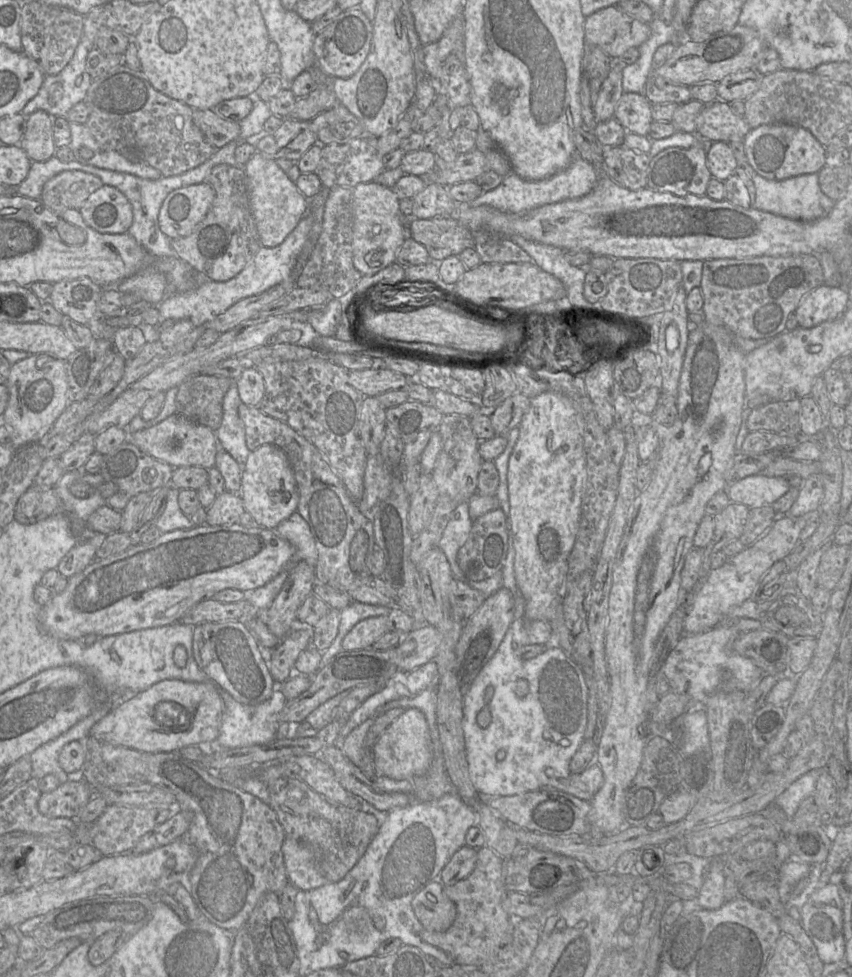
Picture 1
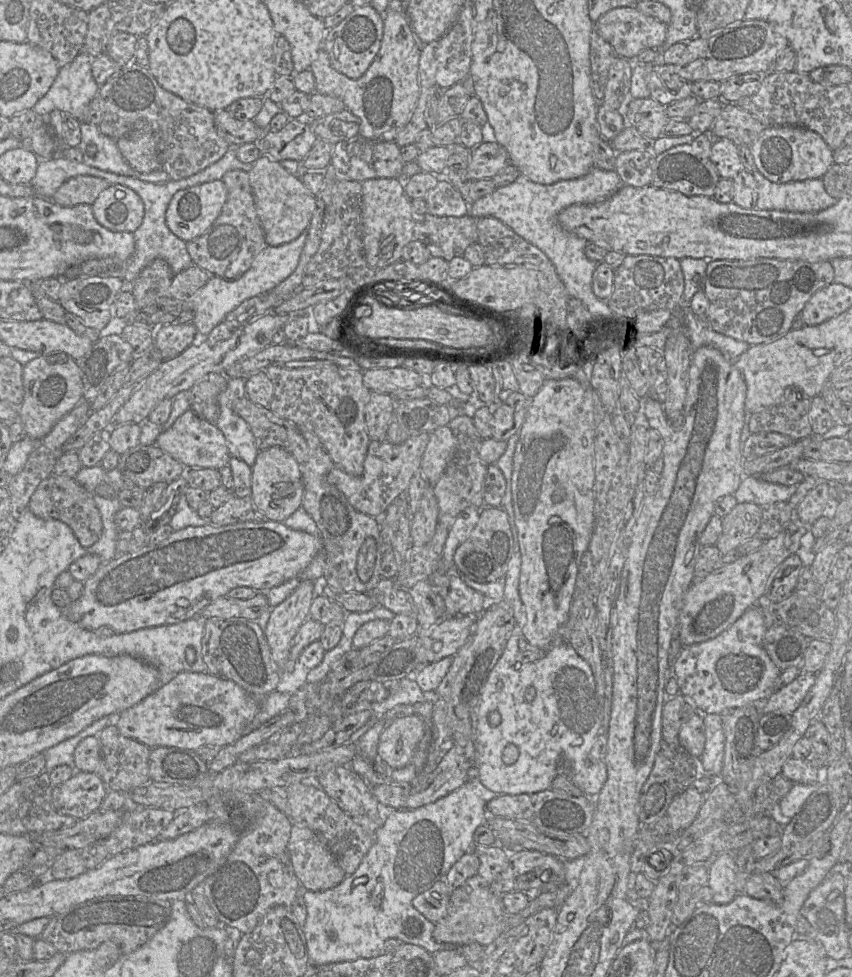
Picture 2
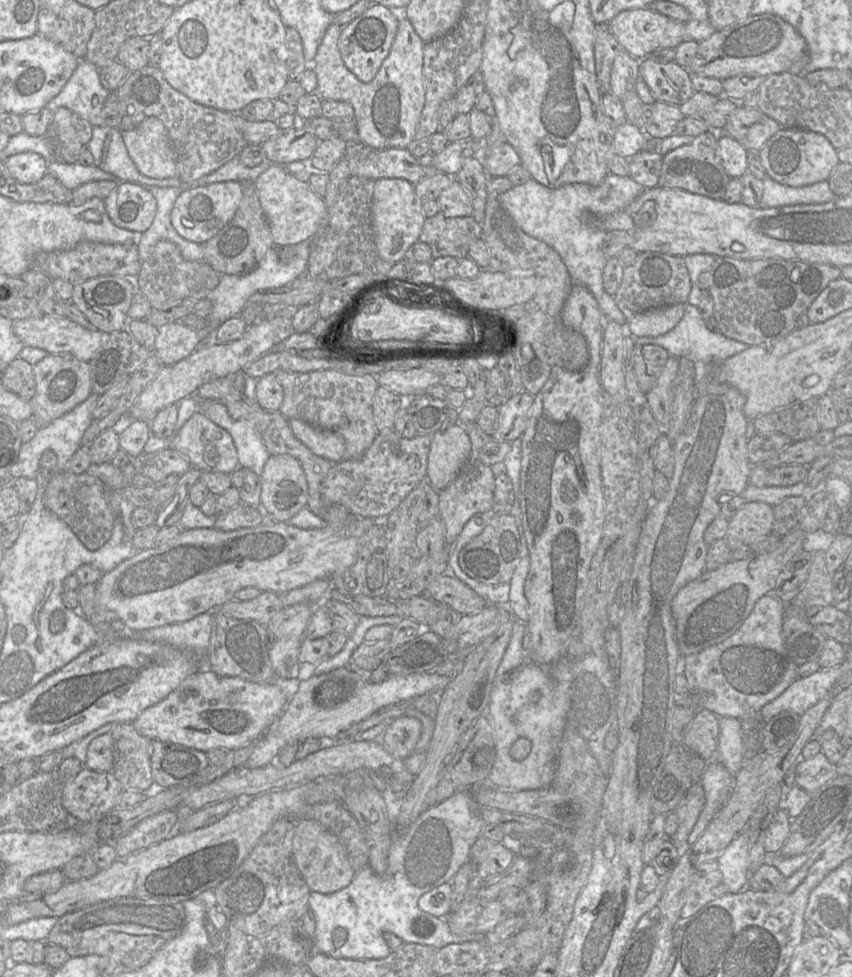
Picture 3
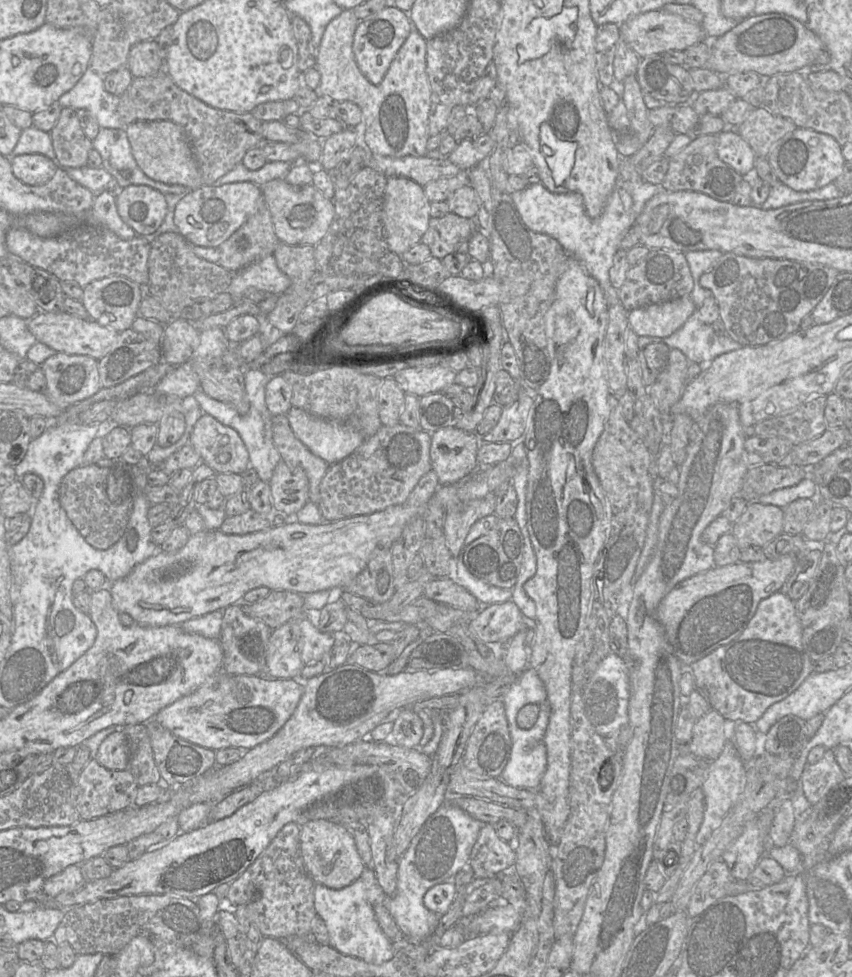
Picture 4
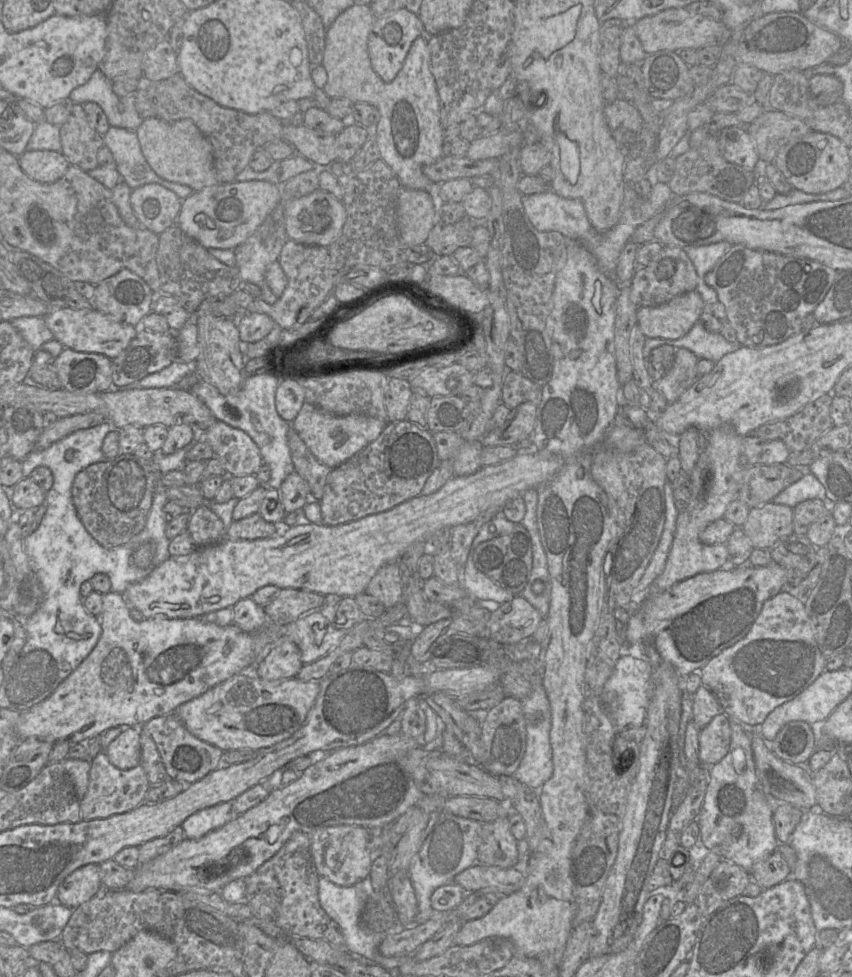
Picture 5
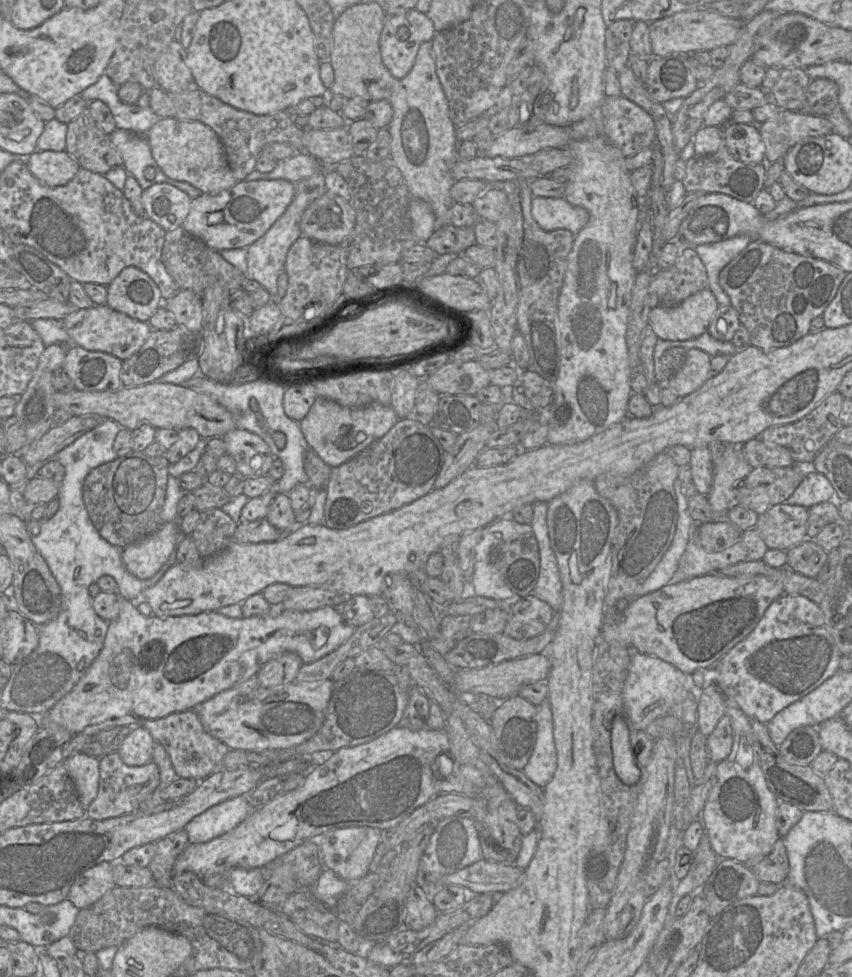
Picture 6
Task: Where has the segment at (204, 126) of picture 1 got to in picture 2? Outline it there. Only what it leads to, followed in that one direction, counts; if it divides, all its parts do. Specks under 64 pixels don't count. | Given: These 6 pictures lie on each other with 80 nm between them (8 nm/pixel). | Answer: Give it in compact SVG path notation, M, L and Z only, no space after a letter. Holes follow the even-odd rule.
M216 110L213 113L216 130L219 136L230 144L230 147L255 143L266 132L266 130L261 129L252 120L238 120L227 110Z

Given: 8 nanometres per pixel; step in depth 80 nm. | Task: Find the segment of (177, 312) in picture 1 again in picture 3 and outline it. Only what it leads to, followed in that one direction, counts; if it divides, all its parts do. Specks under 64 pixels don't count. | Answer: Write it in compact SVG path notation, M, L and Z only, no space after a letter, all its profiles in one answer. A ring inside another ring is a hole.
M311 238L294 245L295 255L288 263L282 263L278 257L278 247L270 248L259 264L251 271L241 275L222 275L219 284L206 297L211 301L212 310L206 317L208 333L215 331L228 319L239 316L243 307L248 304L250 296L260 290L277 289L295 281L307 268L311 251Z

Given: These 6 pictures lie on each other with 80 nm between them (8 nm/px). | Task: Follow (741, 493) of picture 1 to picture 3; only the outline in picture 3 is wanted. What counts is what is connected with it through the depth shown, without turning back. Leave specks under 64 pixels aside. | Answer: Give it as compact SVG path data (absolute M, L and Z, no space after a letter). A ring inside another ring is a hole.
M805 481L793 486L767 487L756 487L748 483L741 495L746 502L763 502L776 506L788 497L802 496L807 500L815 492L816 489L808 489Z

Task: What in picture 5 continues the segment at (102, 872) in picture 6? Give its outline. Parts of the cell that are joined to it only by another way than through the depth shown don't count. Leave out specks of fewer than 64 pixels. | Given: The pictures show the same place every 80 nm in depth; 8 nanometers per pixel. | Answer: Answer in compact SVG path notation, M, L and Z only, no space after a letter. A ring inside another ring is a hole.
M88 864L76 869L62 882L55 902L74 909L103 890L100 865Z

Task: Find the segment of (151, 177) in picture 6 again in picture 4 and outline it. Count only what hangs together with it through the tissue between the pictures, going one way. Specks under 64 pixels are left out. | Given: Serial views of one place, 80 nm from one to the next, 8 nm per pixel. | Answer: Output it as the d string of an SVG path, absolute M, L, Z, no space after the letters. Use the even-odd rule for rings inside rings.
M101 128L93 140L93 149L102 157L102 167L109 172L121 188L146 185L161 193L189 192L183 185L166 184L149 178L137 165L124 129Z

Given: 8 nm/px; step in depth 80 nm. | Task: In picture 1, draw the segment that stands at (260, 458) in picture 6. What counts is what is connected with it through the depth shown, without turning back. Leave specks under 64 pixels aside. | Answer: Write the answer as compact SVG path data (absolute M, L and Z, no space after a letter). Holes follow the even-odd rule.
M173 414L160 423L128 435L128 441L141 451L176 467L215 467L216 454L220 444L215 430L198 424L180 414Z

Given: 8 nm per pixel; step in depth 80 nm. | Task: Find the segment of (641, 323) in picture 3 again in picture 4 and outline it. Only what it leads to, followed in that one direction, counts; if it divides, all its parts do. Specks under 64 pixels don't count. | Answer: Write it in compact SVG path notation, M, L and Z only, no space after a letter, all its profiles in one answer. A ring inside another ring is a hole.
M690 295L628 312L628 324L639 337L668 337L697 310Z

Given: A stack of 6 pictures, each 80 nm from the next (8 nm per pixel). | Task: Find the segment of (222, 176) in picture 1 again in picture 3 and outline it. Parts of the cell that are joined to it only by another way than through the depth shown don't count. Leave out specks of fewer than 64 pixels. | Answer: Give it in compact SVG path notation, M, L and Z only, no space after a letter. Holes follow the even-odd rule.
M240 181L242 200L232 220L203 244L204 261L222 275L241 275L251 271L274 246L254 182Z

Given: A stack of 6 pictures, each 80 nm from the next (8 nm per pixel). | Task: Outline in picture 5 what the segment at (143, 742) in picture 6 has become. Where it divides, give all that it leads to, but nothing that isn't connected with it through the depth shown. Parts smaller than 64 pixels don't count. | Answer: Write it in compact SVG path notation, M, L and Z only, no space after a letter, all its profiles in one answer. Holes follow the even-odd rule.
M140 727L124 730L105 749L109 761L120 769L131 769L141 762Z

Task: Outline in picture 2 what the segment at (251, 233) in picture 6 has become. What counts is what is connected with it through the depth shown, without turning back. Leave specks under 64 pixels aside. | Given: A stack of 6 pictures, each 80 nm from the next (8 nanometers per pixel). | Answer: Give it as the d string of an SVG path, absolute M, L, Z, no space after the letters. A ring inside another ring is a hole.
M221 180L180 190L168 205L166 224L178 238L192 241L212 226L226 199L227 188Z

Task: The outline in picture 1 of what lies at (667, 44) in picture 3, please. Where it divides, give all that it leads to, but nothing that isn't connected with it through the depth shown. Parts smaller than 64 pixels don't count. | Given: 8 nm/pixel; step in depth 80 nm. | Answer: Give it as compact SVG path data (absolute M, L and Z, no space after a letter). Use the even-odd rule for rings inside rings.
M610 6L586 18L584 35L586 45L598 46L611 58L617 58L629 49L641 46L650 36L650 26L632 18L617 6Z

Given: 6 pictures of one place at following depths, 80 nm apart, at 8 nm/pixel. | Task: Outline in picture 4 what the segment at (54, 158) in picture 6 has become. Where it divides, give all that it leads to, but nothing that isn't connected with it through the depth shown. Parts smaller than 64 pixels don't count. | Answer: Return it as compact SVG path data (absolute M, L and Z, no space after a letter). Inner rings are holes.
M20 154L11 159L14 176L27 185L43 185L58 169L56 161L42 154Z

